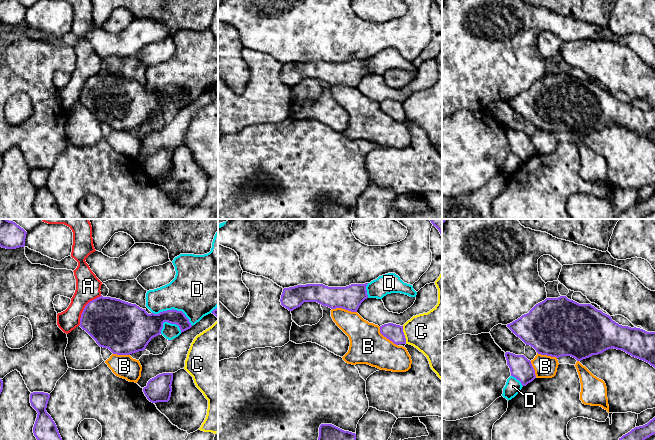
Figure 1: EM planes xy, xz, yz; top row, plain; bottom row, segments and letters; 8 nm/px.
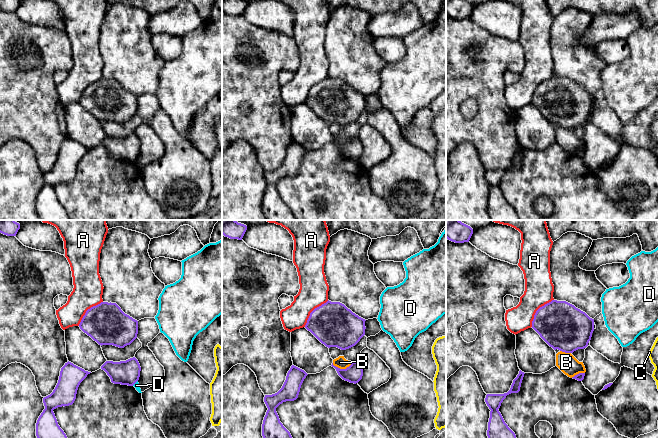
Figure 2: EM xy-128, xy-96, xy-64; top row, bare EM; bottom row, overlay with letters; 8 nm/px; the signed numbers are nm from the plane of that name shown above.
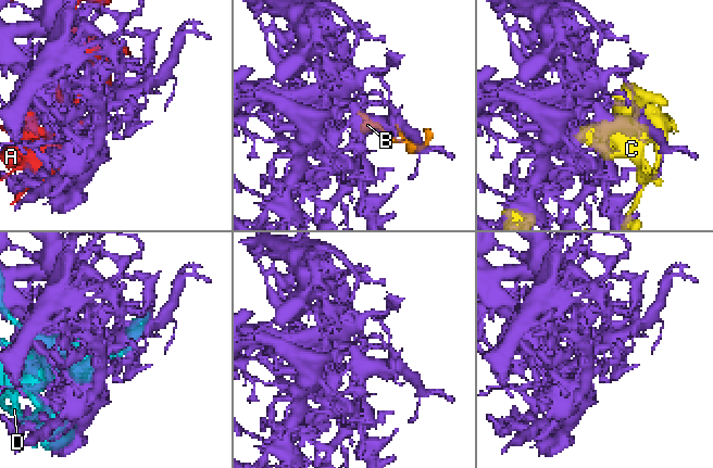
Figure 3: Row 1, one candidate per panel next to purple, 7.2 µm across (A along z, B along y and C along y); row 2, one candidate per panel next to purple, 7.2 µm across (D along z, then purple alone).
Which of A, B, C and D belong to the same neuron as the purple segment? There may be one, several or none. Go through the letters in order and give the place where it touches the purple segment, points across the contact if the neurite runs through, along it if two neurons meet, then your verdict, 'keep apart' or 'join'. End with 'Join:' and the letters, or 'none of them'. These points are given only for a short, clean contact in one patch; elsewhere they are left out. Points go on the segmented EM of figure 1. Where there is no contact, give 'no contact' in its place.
A: meets purple in xy at (84, 308); keep apart
B: meets purple in xz at (344, 308); keep apart
C: meets purple in xz at (404, 335); keep apart
D: meets purple in xy at (173, 309); keep apart
Join: none of them

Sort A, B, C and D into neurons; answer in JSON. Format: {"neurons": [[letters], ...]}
{"neurons": [["A"], ["B"], ["C"], ["D"]]}

